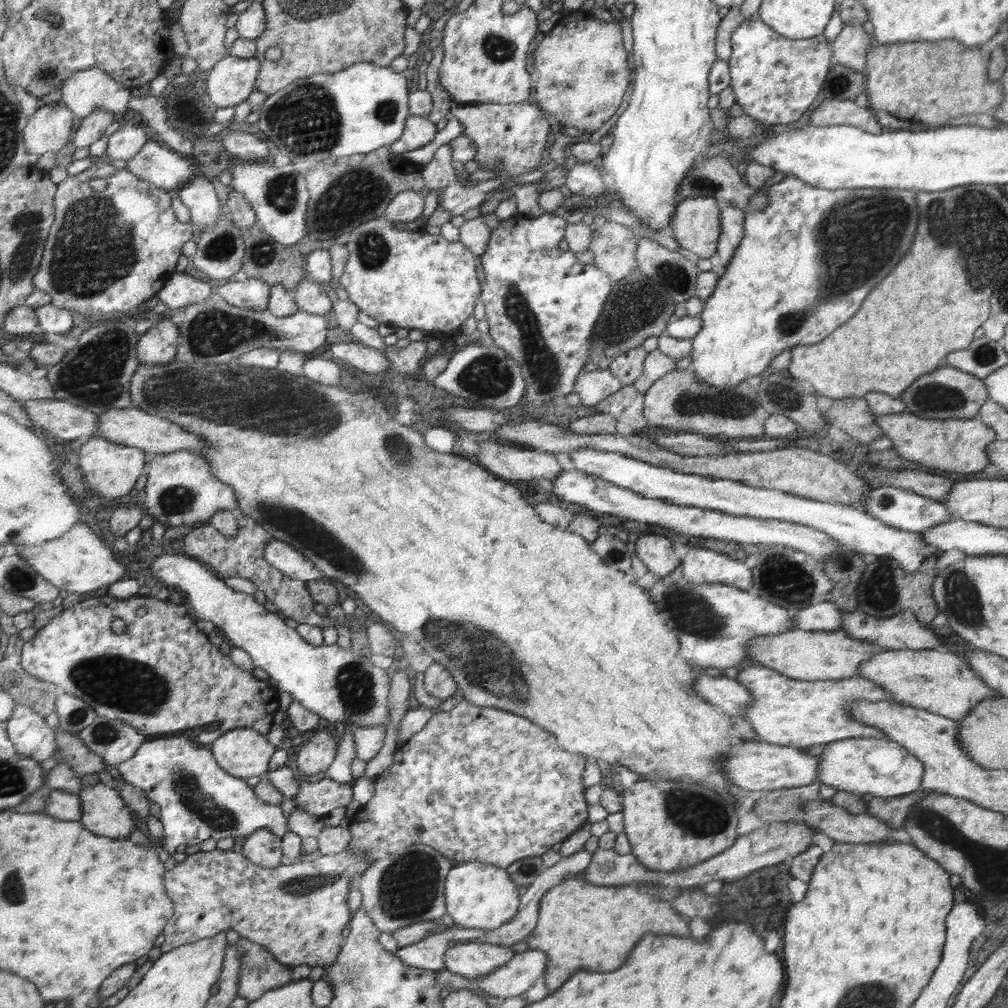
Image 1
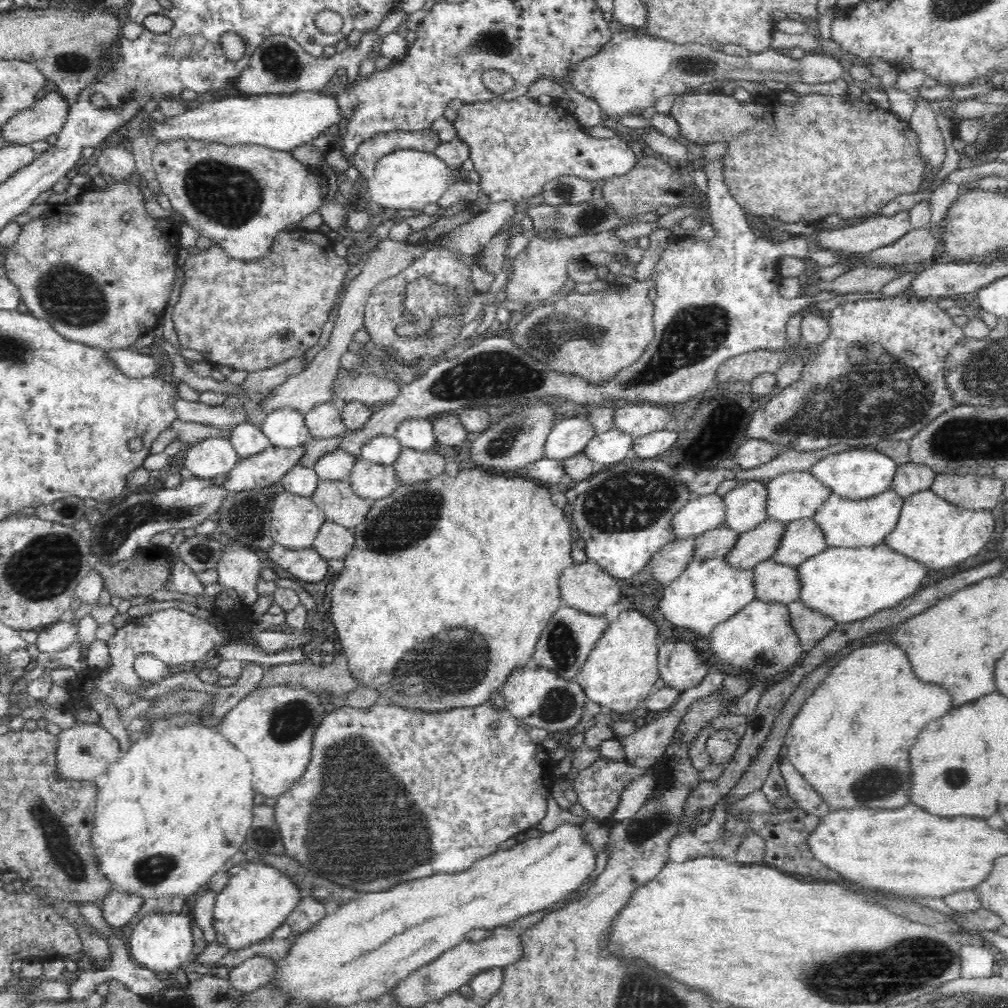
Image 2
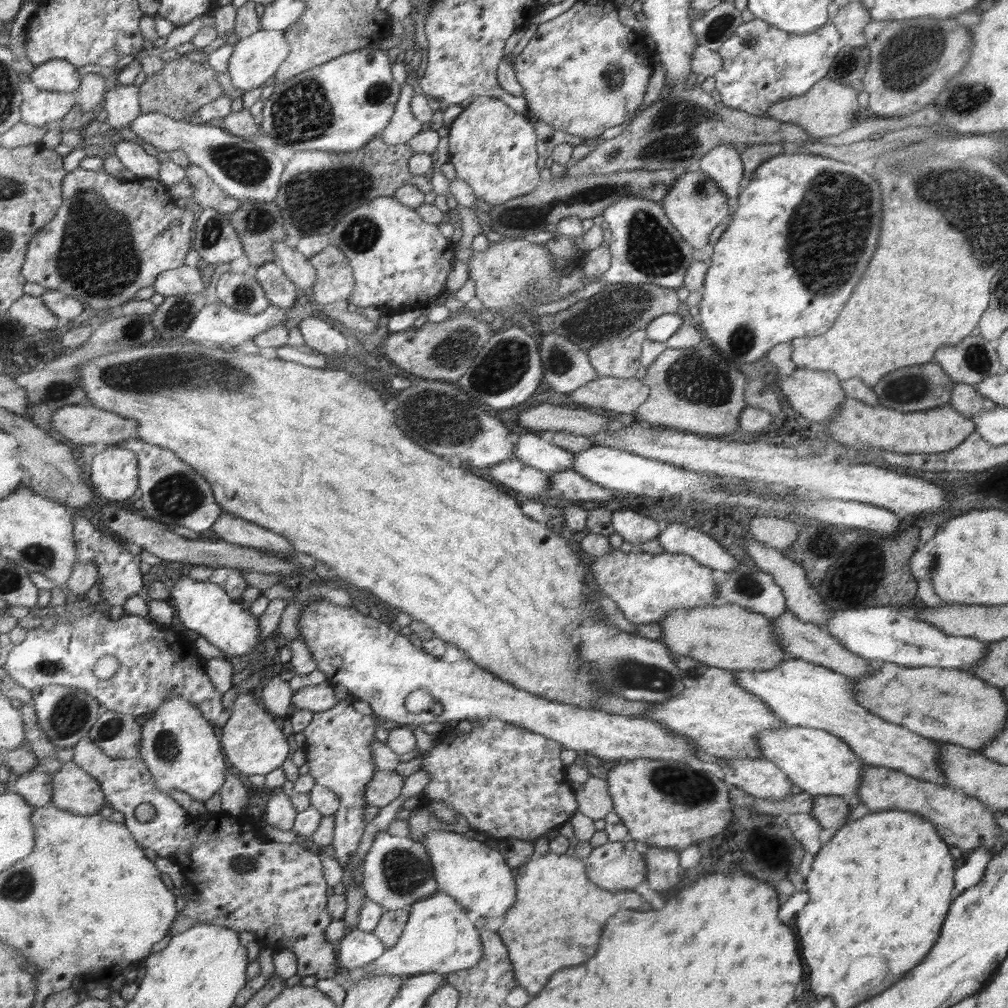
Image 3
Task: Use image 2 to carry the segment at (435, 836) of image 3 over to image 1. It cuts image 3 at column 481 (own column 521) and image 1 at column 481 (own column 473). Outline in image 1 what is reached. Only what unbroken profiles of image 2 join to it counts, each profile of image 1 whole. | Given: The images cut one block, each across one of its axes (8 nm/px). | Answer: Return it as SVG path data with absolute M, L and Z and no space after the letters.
M468 860L452 867L446 878L446 908L454 924L463 928L497 930L509 920L519 915L515 881L505 868L495 864L482 864L478 860Z

